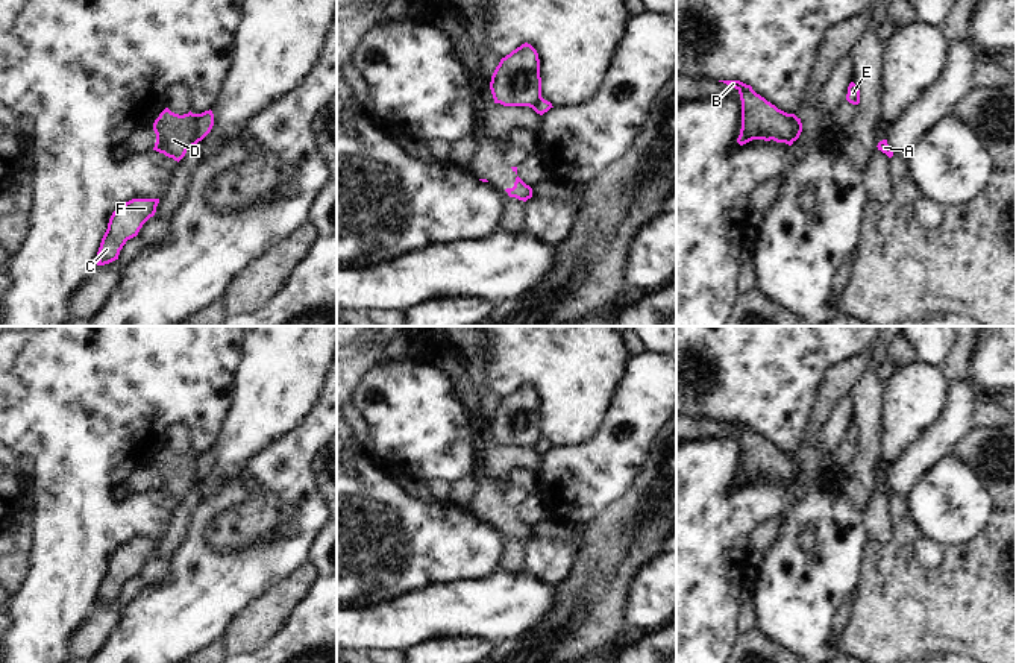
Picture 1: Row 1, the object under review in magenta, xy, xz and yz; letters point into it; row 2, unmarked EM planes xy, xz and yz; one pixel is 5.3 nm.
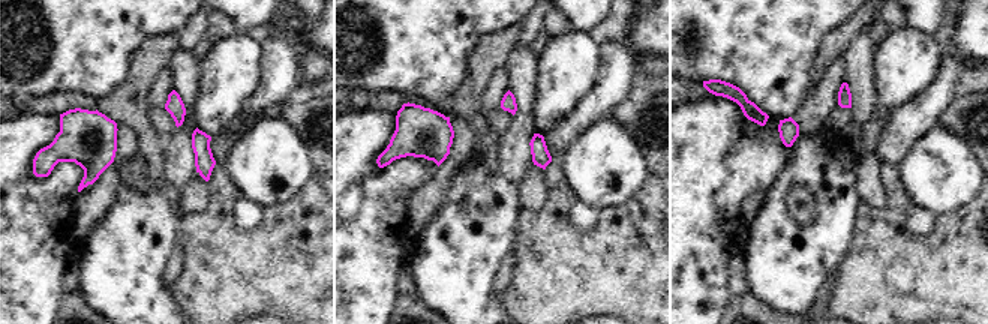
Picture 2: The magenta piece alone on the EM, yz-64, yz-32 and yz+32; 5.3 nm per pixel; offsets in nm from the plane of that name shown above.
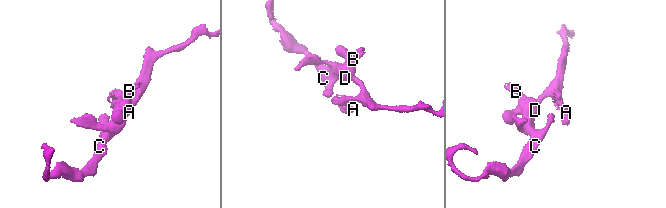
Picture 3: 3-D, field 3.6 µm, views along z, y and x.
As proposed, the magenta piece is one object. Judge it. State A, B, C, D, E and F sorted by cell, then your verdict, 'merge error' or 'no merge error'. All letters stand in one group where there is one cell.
groups A E / B C D F; merge error

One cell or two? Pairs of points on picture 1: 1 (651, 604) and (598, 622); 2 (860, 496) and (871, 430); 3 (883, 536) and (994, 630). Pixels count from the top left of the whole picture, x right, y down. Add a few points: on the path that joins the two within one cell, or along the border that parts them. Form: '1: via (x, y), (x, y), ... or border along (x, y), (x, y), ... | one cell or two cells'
1: border along (633, 578), (624, 609), (624, 628) | two cells
2: via (860, 480), (869, 446) | one cell
3: border along (890, 504), (892, 539), (878, 545) | two cells

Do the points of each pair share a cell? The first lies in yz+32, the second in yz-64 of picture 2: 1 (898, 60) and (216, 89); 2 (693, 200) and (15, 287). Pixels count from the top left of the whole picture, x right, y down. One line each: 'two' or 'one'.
1: one
2: one

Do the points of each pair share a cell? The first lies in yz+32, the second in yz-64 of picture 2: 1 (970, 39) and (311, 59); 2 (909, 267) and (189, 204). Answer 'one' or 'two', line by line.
1: two
2: two

